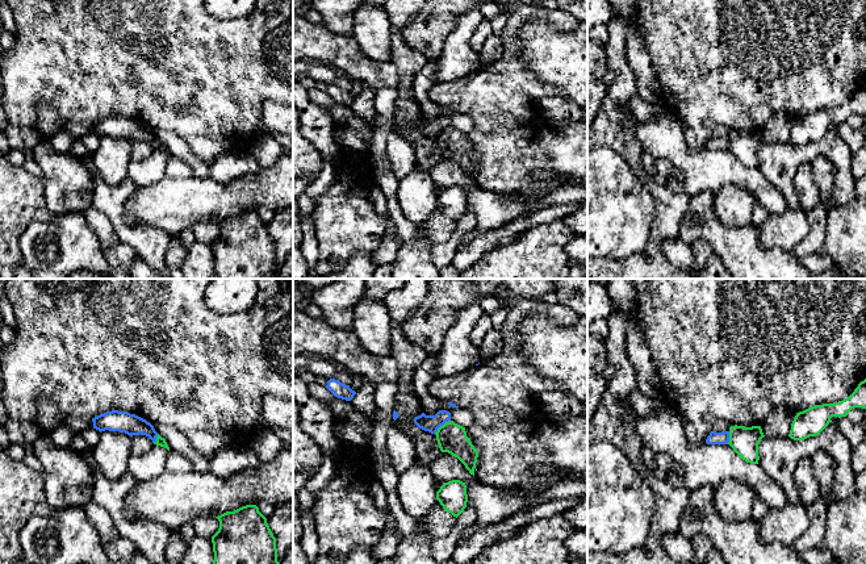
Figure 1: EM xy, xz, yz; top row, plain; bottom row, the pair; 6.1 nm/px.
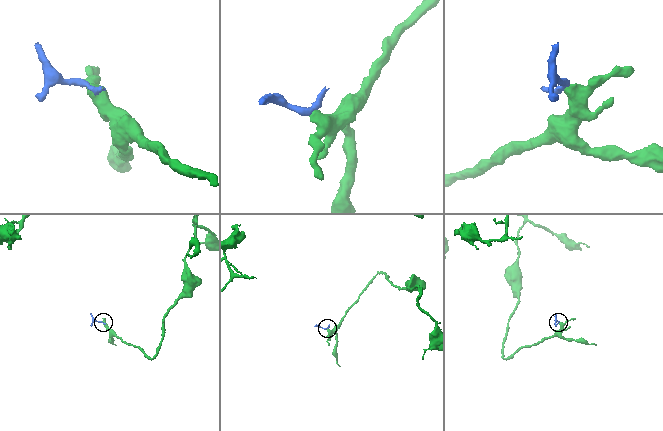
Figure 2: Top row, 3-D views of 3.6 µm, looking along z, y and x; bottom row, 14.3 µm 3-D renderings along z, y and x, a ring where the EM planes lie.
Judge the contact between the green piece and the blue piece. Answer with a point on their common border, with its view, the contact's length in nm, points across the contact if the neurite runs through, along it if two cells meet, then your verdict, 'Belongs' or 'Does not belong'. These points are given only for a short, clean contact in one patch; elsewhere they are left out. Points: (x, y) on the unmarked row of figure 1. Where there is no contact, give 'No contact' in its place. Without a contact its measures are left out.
Touches green at xz (443, 130). Shared border 130 nm. Boundary: xz (450, 125), (434, 138). Does not belong

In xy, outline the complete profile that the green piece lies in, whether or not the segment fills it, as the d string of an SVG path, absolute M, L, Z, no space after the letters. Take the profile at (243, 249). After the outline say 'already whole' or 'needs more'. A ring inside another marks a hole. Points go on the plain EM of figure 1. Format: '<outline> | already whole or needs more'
M246 210L216 223L219 226L219 234L212 242L212 248L213 271L218 279L273 279L280 275L276 243L256 210Z | already whole

